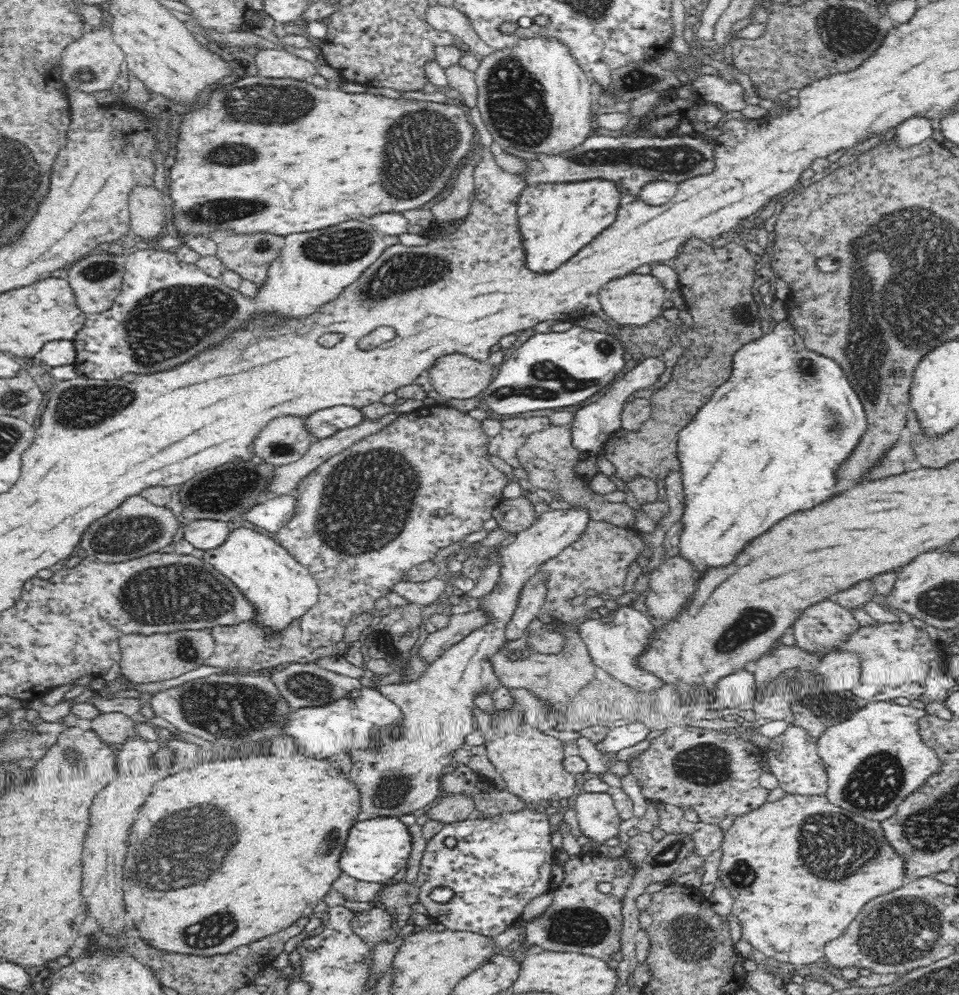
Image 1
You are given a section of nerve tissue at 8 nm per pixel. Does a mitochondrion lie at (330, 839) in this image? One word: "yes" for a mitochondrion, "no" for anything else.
yes

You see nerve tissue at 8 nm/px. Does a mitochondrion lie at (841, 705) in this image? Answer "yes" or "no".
yes

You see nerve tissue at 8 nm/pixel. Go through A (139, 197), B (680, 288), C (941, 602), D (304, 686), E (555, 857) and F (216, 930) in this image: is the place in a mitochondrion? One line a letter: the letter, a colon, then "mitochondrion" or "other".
A: other
B: other
C: mitochondrion
D: mitochondrion
E: other
F: mitochondrion

